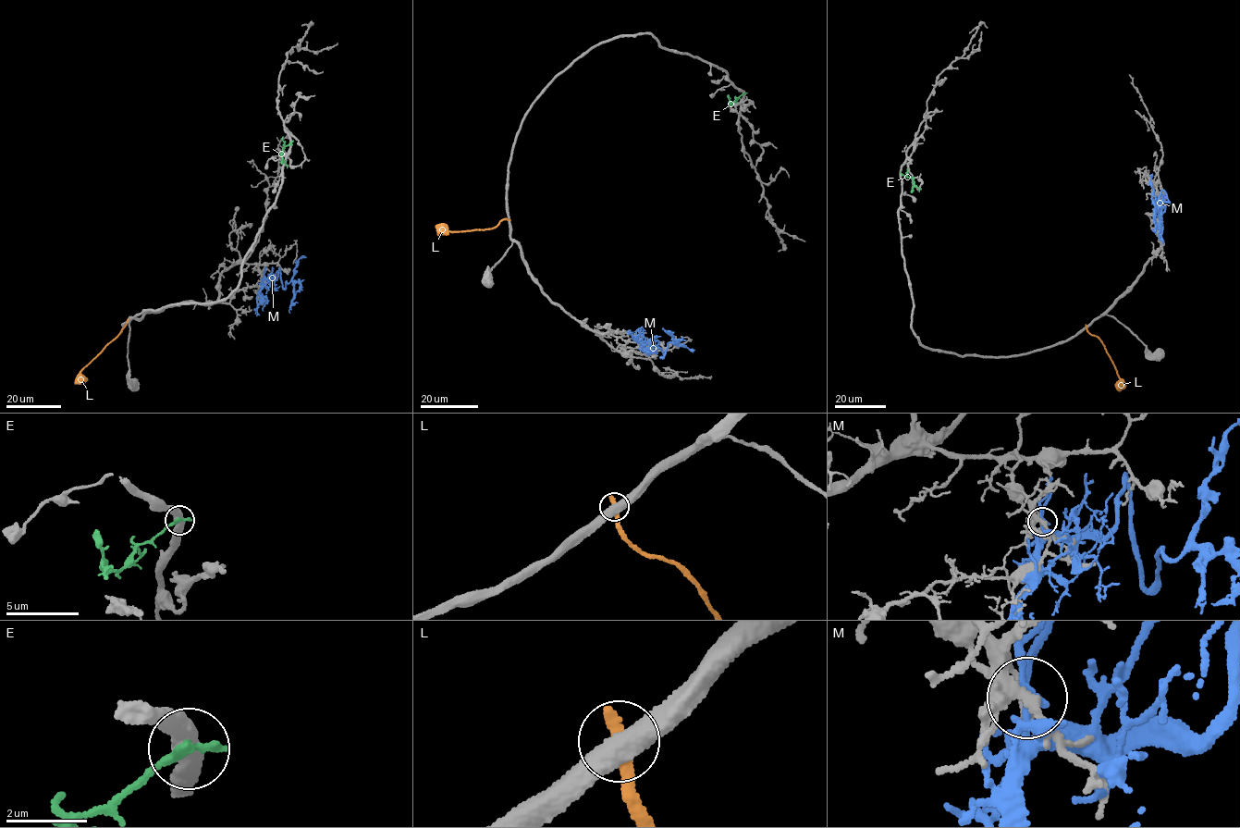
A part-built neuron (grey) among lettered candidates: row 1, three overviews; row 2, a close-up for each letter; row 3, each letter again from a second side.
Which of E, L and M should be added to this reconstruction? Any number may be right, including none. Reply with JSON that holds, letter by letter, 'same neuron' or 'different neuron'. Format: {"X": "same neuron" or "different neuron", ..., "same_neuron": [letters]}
{"E": "different neuron", "L": "different neuron", "M": "different neuron", "same_neuron": []}

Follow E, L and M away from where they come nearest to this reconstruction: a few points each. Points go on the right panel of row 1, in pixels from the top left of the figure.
E: (901, 173), (910, 177), (919, 191)
L: (1086, 327), (1086, 330), (1100, 340), (1115, 367), (1119, 391)
M: (1163, 203), (1160, 200), (1162, 190), (1171, 203), (1155, 201), (1155, 231)

